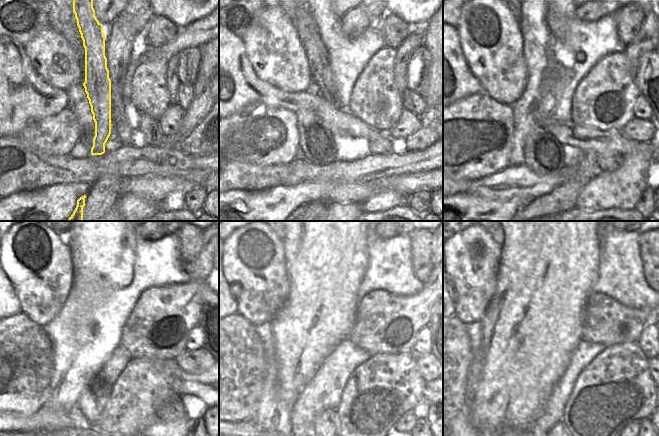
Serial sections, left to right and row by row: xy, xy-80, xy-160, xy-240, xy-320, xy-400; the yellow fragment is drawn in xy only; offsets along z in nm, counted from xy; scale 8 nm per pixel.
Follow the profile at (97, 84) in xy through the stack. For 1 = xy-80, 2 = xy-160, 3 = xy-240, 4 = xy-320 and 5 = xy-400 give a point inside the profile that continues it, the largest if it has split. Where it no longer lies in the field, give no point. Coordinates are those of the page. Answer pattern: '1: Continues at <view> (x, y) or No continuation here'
1: Continues at xy-80 (301, 17)
2: Continues at xy-160 (517, 17)
3: No continuation here
4: No continuation here
5: No continuation here

